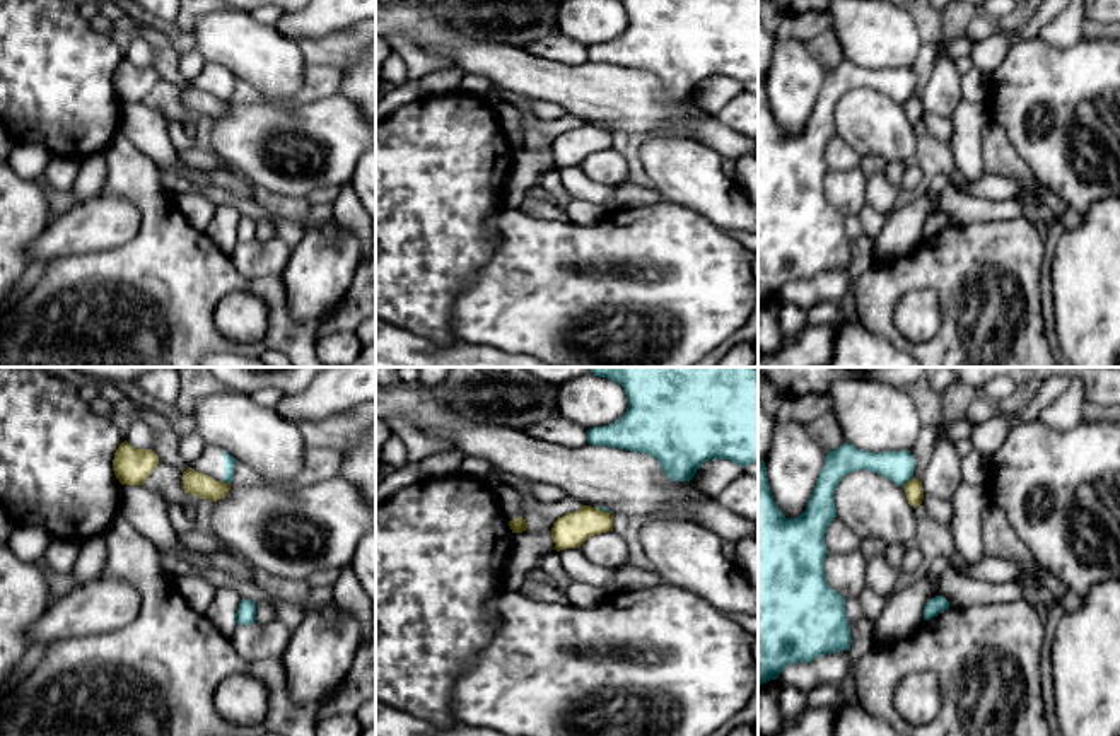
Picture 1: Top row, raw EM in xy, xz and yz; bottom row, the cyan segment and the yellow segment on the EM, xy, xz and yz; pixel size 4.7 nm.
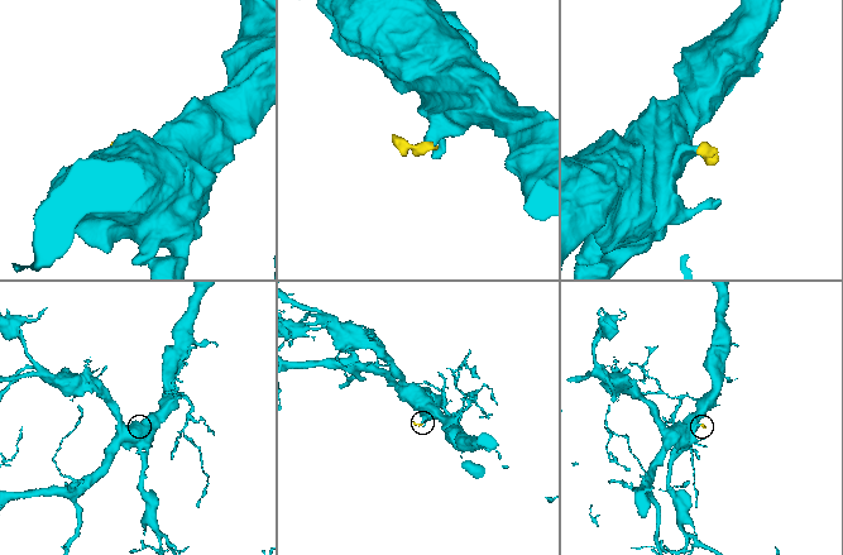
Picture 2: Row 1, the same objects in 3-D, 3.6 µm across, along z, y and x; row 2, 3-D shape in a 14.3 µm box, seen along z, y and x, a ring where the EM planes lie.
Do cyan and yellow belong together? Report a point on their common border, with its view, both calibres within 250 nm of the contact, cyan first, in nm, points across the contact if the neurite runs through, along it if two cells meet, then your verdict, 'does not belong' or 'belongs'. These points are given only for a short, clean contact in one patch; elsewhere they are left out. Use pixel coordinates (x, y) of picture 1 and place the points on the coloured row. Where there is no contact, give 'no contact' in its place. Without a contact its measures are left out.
contact yz (907, 480); calibres 150 and 90 nm; border yz (912, 478), (902, 485); does not belong

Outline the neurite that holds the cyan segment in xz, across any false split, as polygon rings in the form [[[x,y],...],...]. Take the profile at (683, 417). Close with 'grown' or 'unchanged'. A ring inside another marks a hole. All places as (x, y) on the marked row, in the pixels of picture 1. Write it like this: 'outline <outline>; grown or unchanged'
outline [[[591,367],[591,372],[616,381],[627,394],[628,408],[615,423],[589,429],[589,444],[649,454],[659,461],[661,470],[673,482],[693,480],[697,470],[710,459],[729,459],[743,468],[751,463],[758,464],[758,367]]]; unchanged

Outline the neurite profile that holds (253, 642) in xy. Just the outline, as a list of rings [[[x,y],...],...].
[[[280,620],[266,625],[258,622],[237,625],[230,642],[246,661],[261,661],[266,657],[282,657],[292,637],[292,630]]]

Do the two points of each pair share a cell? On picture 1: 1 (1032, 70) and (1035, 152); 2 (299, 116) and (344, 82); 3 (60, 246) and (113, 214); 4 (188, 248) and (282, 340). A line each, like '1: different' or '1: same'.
1: same
2: different
3: same
4: same

